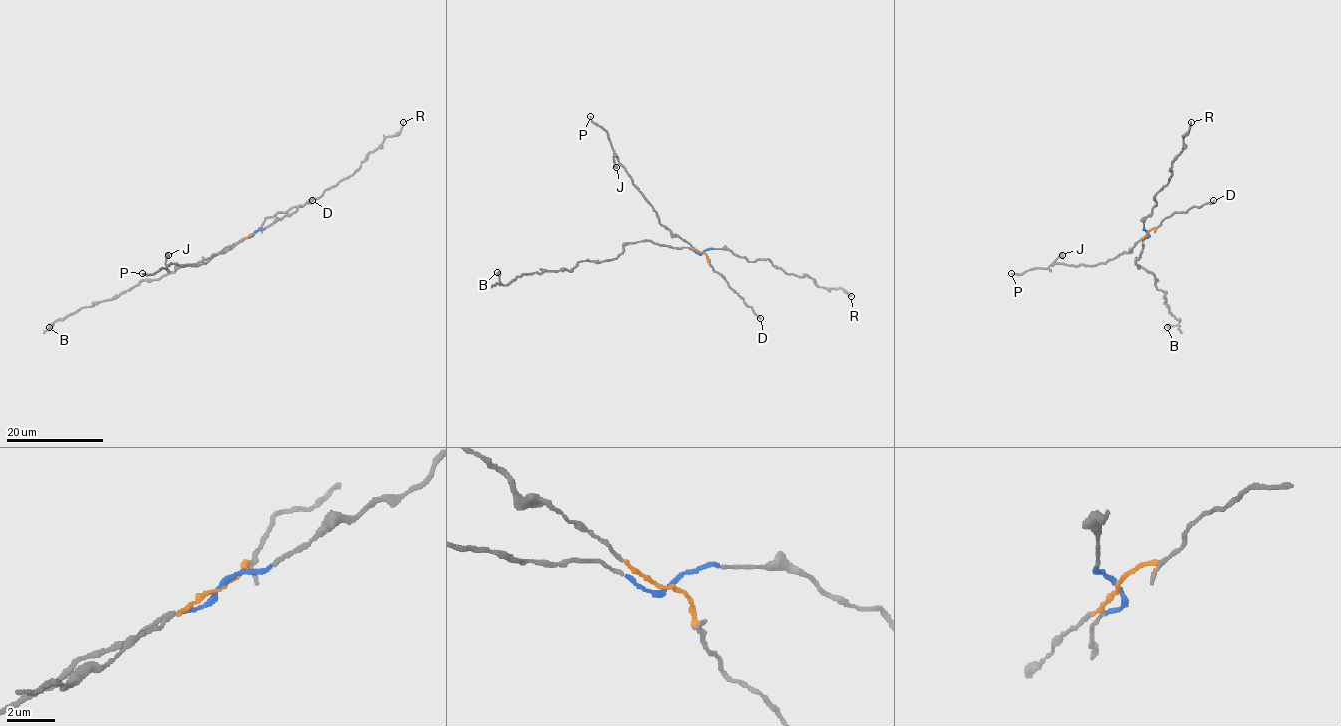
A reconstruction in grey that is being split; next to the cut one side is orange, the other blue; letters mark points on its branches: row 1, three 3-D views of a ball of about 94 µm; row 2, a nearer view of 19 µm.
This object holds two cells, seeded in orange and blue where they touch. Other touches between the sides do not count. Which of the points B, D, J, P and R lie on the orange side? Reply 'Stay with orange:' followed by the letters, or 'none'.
Stay with orange: D, J, P

